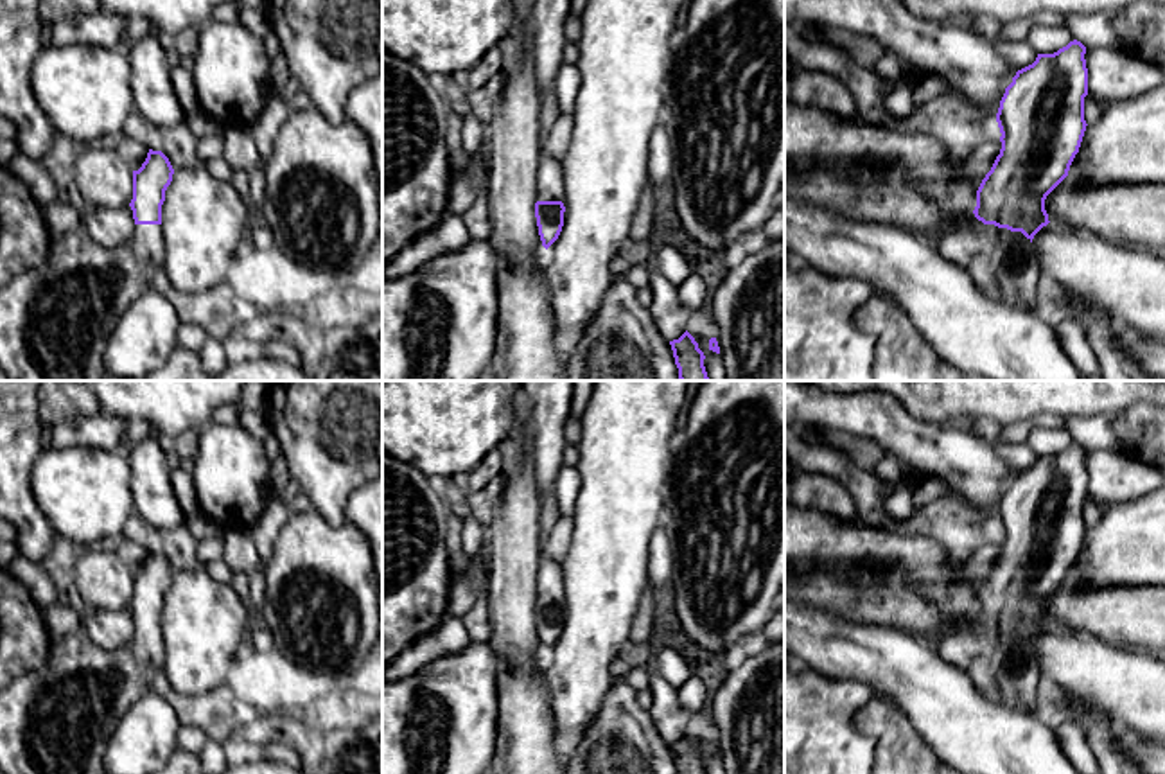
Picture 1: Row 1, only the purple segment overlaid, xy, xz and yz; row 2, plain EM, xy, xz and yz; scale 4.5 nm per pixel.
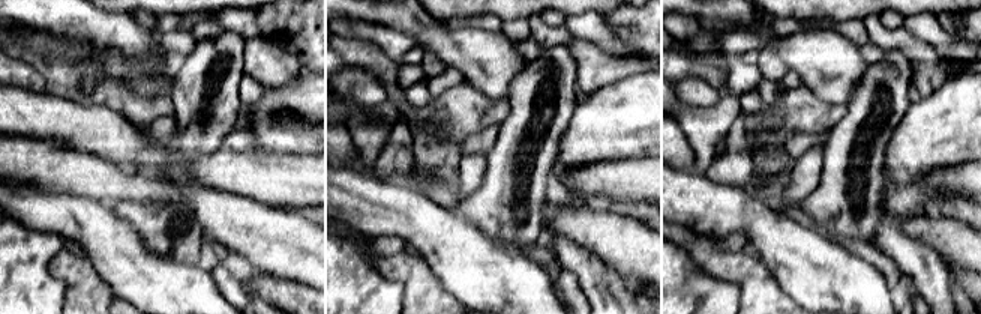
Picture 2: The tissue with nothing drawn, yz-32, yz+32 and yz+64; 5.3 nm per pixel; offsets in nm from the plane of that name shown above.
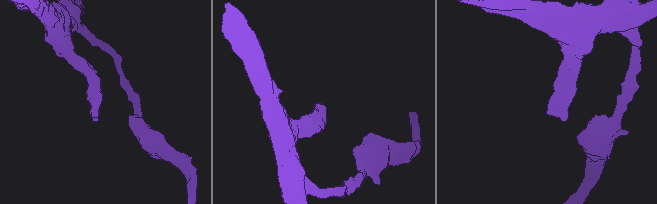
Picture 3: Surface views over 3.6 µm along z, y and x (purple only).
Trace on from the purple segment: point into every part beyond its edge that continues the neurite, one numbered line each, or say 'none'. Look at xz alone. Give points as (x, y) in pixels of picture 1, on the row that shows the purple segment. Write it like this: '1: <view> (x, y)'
1: xz (550, 184)

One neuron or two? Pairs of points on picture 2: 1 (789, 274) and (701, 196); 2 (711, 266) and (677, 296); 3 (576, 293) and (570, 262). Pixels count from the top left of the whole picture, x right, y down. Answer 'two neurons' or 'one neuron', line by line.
1: one neuron
2: two neurons
3: two neurons

